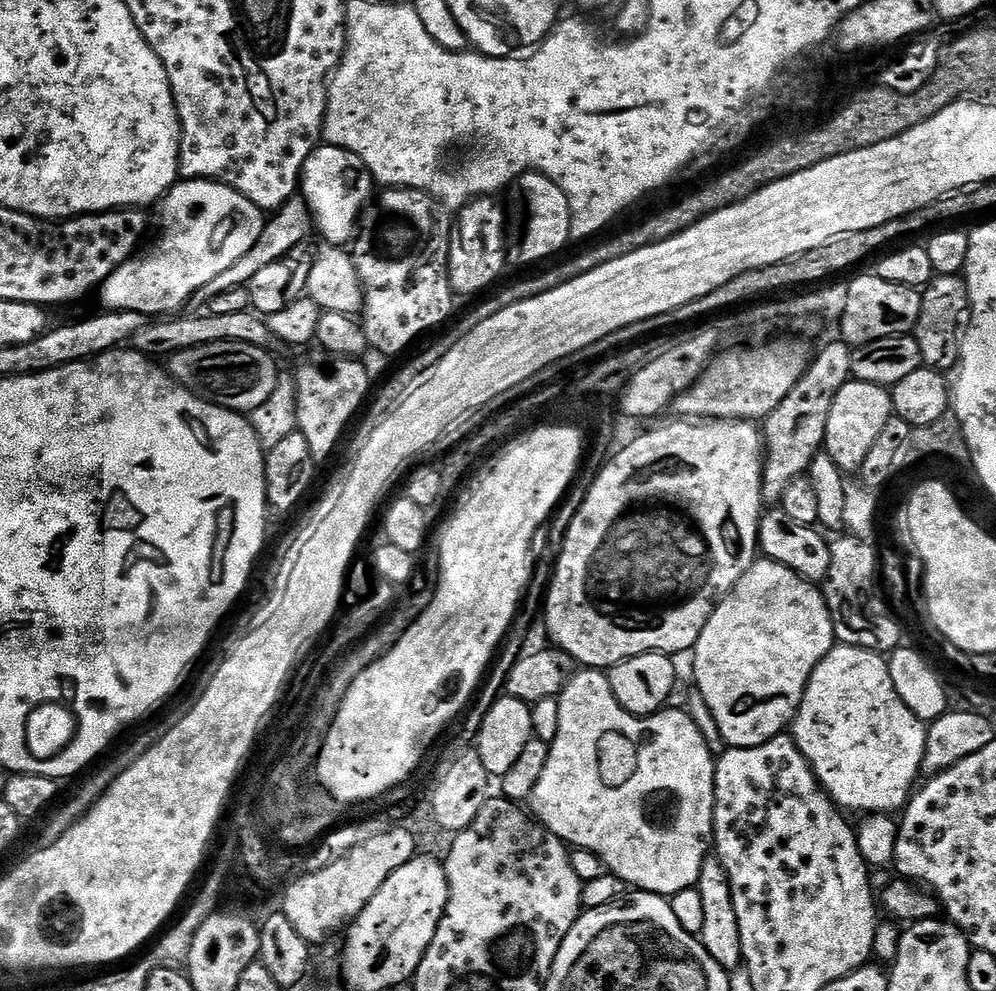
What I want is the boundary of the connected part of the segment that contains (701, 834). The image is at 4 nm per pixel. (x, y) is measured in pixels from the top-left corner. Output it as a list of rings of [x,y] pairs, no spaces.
[[[580,670],[580,673],[578,672],[564,685],[558,697],[558,728],[555,738],[550,742],[546,770],[542,770],[542,778],[538,778],[530,797],[531,815],[573,849],[581,848],[582,850],[590,850],[590,854],[596,854],[603,862],[605,869],[611,875],[617,876],[629,889],[653,892],[659,896],[670,898],[682,890],[695,888],[700,877],[701,866],[709,857],[710,845],[714,840],[712,810],[716,760],[713,749],[708,747],[704,736],[700,733],[700,727],[694,723],[687,711],[669,707],[667,710],[661,710],[650,716],[635,716],[621,706],[618,698],[614,698],[607,675],[596,670]]]

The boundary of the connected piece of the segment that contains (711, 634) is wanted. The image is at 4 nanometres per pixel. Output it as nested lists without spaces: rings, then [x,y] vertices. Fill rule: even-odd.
[[[760,558],[752,563],[742,574],[736,587],[721,600],[719,606],[712,612],[712,617],[706,622],[695,649],[691,653],[691,656],[693,655],[692,672],[696,675],[695,691],[704,699],[704,705],[712,711],[712,717],[716,719],[716,725],[720,731],[721,741],[728,748],[753,748],[754,746],[762,746],[766,742],[770,742],[775,736],[781,735],[791,725],[796,711],[800,708],[800,700],[804,696],[812,672],[818,666],[818,662],[822,662],[822,658],[826,658],[826,654],[836,643],[837,638],[834,634],[828,604],[824,600],[823,591],[815,583],[803,580],[794,570],[767,558]]]

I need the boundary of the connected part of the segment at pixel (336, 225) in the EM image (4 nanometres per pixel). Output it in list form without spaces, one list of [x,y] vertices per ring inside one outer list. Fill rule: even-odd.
[[[327,144],[313,149],[304,162],[300,177],[300,190],[317,231],[325,232],[328,235],[325,237],[336,242],[340,242],[343,236],[351,237],[355,233],[366,204],[364,188],[373,187],[373,184],[368,169],[359,157],[346,149]]]

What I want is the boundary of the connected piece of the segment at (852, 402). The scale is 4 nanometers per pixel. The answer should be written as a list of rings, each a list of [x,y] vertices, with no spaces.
[[[849,379],[848,383],[834,394],[834,402],[830,406],[830,418],[826,418],[826,434],[824,435],[823,451],[840,467],[845,474],[859,473],[866,456],[874,442],[886,427],[886,422],[894,417],[892,411],[892,394],[889,389]]]

